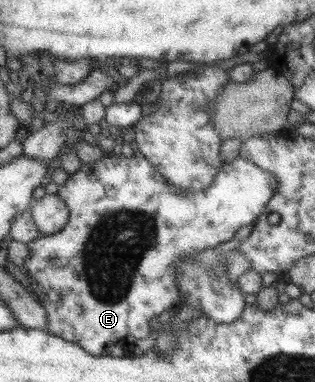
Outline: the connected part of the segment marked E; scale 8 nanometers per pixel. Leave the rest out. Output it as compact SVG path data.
M139 150L134 152L132 157L125 157L118 151L107 153L102 159L98 159L94 163L82 164L80 166L80 179L78 179L78 171L69 175L69 178L63 185L59 185L57 193L68 206L69 220L68 223L56 234L52 236L40 236L34 241L26 244L29 254L24 259L24 267L30 276L30 287L36 295L39 295L39 302L45 307L47 315L47 324L45 329L52 335L57 335L77 343L82 349L96 356L105 356L109 354L109 347L116 344L134 343L136 339L144 339L150 337L151 318L156 318L160 313L171 307L179 308L181 303L181 291L178 288L177 265L181 262L183 255L189 255L189 259L193 259L197 253L216 248L220 243L226 243L235 237L236 232L248 224L255 223L260 212L264 211L265 203L276 193L278 189L277 177L268 170L262 169L252 160L248 161L238 156L232 161L225 161L218 168L218 173L214 176L212 183L199 190L189 190L176 187L168 180L160 175L160 172L144 157Z

